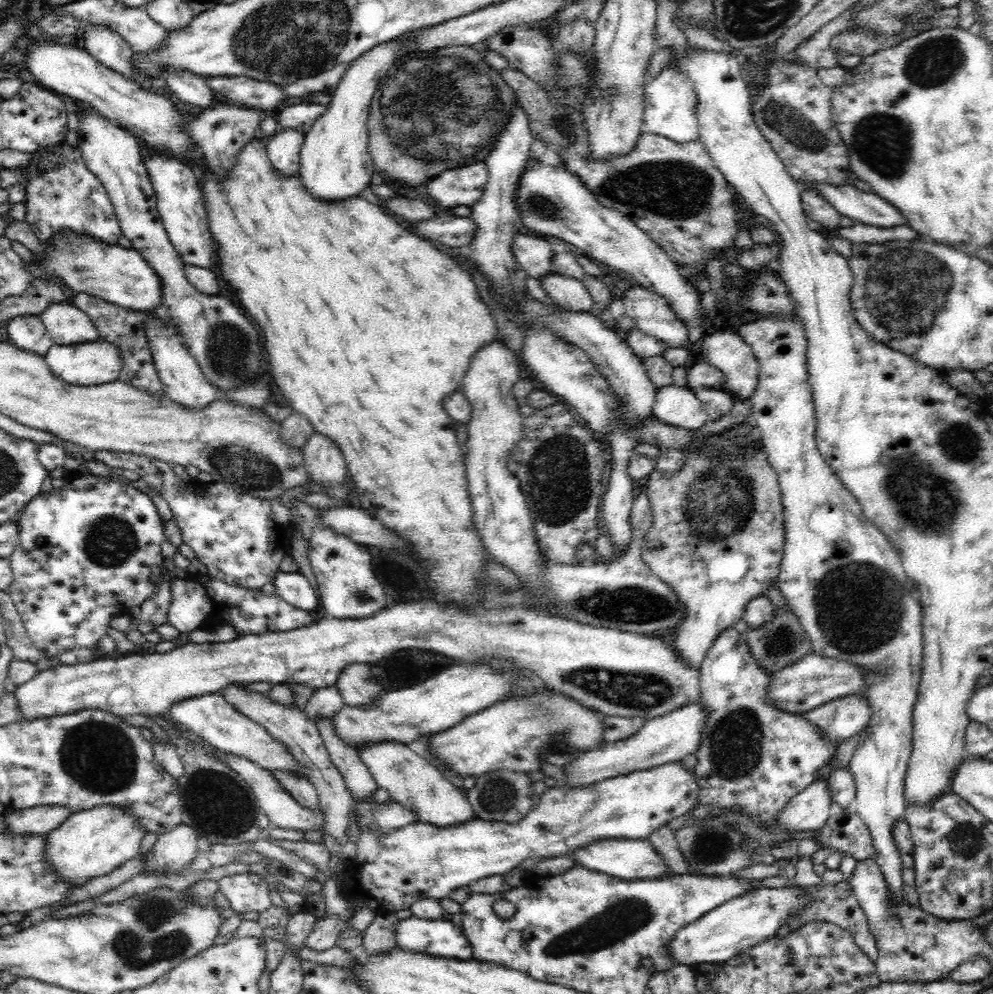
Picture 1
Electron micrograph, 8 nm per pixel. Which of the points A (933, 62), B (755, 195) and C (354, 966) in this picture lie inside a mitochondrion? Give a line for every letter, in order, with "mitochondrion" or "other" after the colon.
A: mitochondrion
B: other
C: other

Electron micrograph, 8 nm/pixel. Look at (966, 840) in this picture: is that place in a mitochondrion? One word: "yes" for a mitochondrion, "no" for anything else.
yes

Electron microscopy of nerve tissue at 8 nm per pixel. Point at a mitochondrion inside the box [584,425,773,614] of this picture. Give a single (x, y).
(718, 503)

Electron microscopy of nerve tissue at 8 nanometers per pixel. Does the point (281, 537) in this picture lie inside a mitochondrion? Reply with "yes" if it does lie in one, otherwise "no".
no

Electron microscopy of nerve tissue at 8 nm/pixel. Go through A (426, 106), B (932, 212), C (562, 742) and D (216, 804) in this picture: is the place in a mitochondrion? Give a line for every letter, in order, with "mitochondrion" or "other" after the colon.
A: mitochondrion
B: other
C: mitochondrion
D: mitochondrion

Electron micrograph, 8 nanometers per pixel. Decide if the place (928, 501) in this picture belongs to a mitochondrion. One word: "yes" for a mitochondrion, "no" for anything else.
yes

